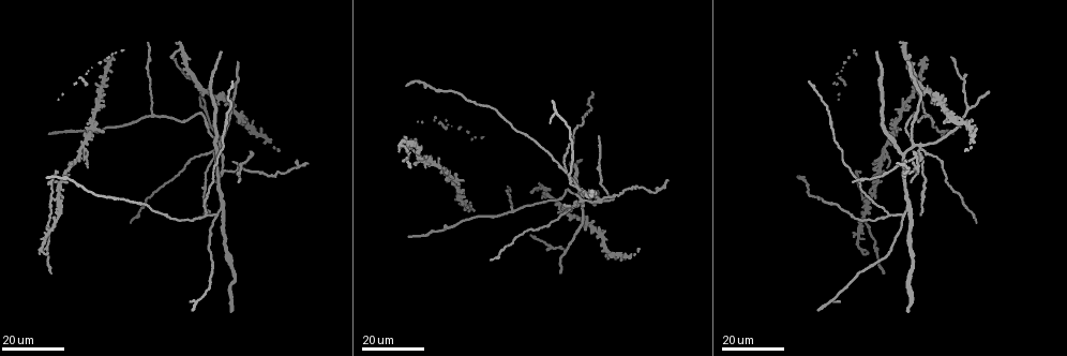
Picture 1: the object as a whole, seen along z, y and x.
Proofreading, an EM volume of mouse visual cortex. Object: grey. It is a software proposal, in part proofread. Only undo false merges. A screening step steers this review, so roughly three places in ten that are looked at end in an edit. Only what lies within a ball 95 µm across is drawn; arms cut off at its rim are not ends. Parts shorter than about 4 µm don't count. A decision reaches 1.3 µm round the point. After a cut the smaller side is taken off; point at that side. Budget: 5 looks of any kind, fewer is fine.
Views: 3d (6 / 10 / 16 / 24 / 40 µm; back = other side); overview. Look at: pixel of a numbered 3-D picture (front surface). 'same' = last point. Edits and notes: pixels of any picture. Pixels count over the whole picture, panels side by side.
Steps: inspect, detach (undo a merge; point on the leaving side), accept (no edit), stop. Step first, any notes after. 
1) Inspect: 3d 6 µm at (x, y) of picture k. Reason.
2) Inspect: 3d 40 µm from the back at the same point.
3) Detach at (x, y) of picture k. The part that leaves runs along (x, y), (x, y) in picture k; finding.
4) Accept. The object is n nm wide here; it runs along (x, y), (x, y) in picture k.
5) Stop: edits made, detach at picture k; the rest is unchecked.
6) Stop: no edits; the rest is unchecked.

Inspect: 3d 24 µm at (920, 146) of picture 1. Looks like a crossing.

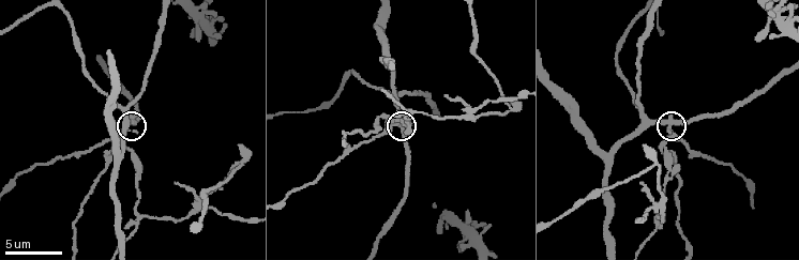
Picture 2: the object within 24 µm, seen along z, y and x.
Inspect: 3d 6 µm at (398, 124) of picture 2.

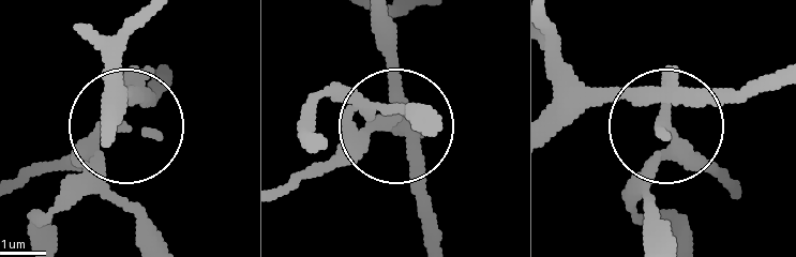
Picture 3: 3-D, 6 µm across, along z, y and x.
Detach at (85, 146) of picture 3. 4 arms meet here; a second neuron is stuck on.

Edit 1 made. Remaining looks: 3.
Inspect: overview.

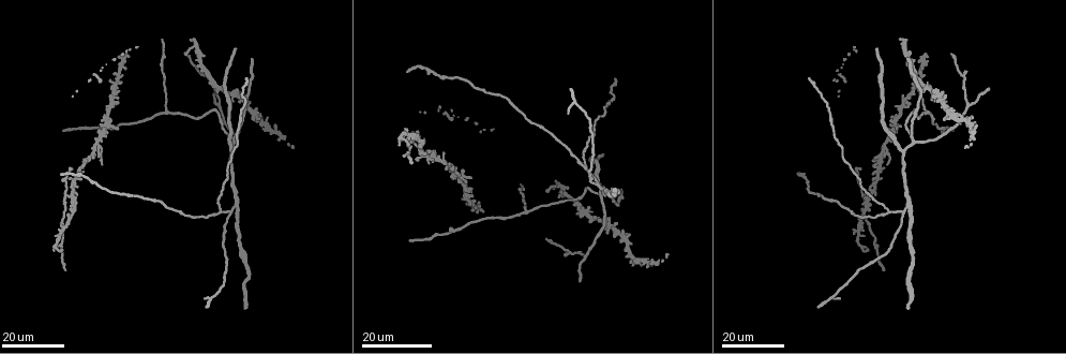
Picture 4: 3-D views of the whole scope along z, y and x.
Inspect: 3d 16 µm at (525, 210) of picture 4. Branch point.

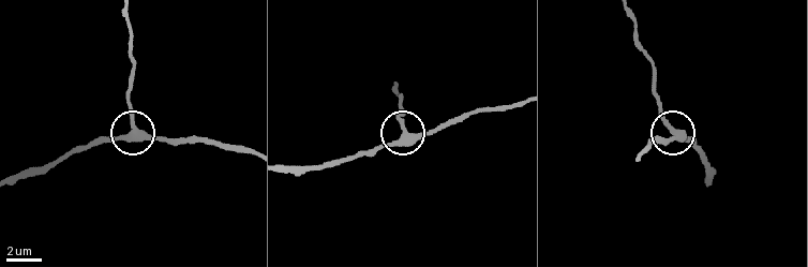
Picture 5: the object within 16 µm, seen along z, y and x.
Inspect: 3d 6 µm at (134, 129) of picture 5. Closer look.

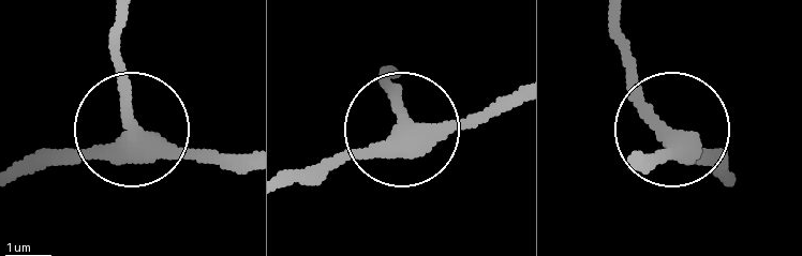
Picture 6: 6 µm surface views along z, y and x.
Accept. 3 arms meet here; it runs along (248, 165), (144, 142), (120, 85), (120, 42) in picture 6; continuous, no second neuron.

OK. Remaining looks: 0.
Stop: edits made, detach at picture 3; the rest is unchecked.

